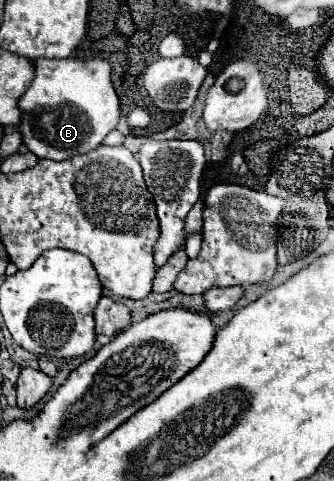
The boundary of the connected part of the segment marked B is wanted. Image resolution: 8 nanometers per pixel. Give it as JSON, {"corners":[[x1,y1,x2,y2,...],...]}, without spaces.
{"corners":[[102,58,36,60,36,76,20,98,20,108,24,114,20,124,24,144,38,158,48,160,66,160,96,150,120,120,120,100,112,86,112,70]]}

